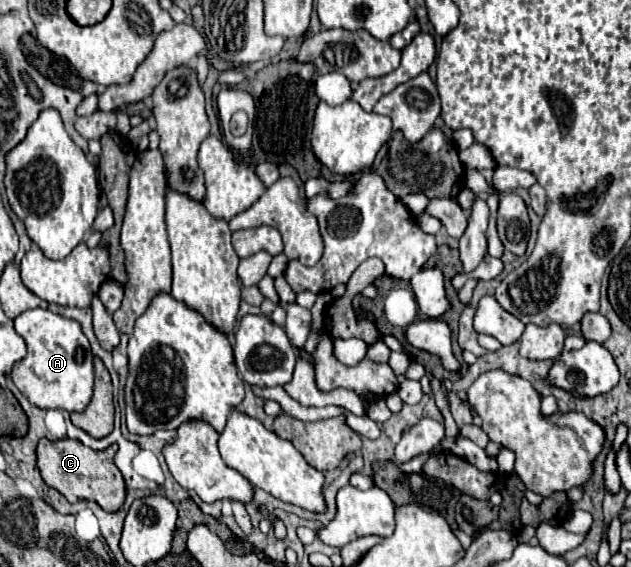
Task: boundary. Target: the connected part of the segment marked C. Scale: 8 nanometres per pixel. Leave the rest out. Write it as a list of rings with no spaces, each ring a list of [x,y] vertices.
[[[41,439],[37,445],[37,469],[41,471],[43,481],[49,487],[57,489],[61,495],[65,495],[69,503],[89,499],[105,511],[117,511],[125,501],[125,481],[121,477],[121,471],[113,463],[115,451],[117,445],[109,445],[103,451],[95,451],[75,439]]]

